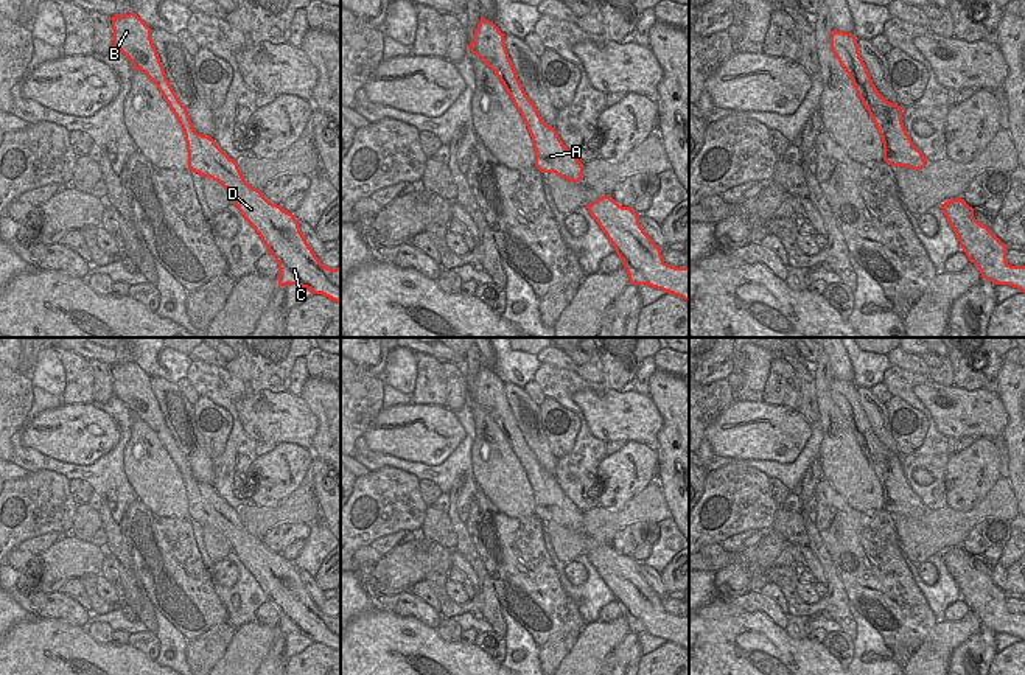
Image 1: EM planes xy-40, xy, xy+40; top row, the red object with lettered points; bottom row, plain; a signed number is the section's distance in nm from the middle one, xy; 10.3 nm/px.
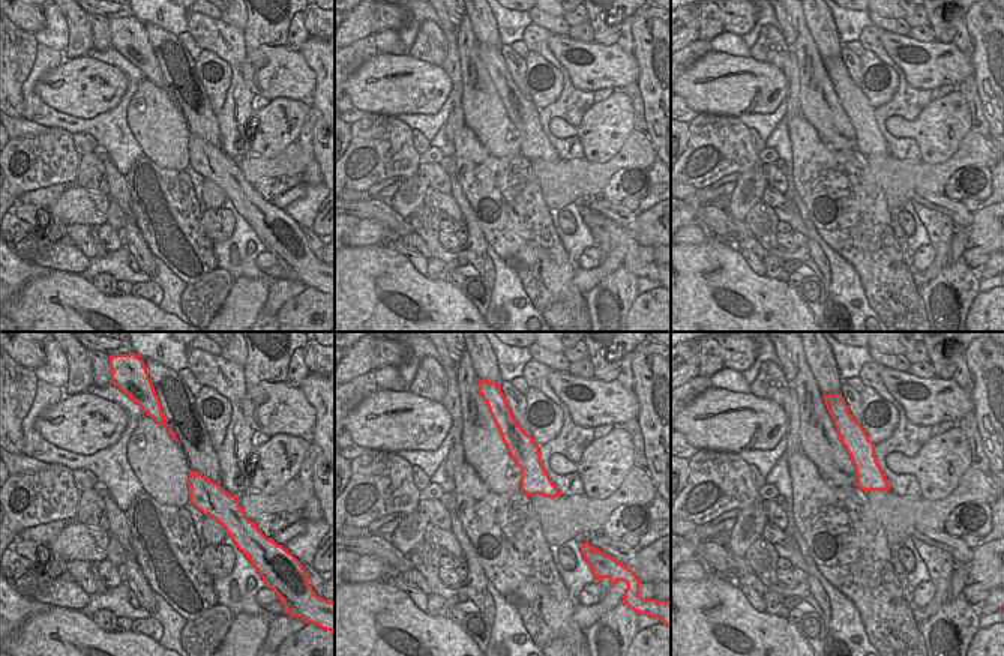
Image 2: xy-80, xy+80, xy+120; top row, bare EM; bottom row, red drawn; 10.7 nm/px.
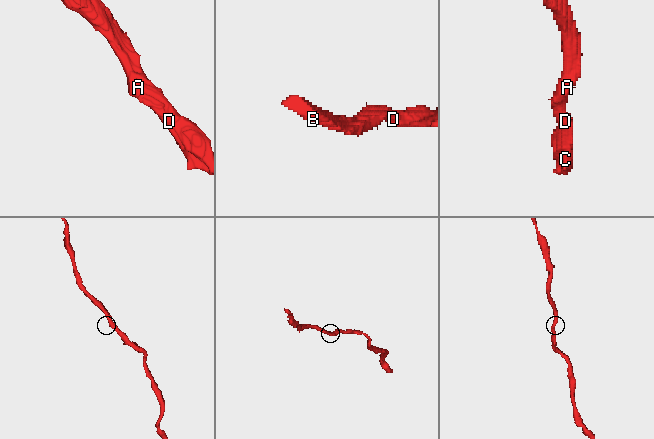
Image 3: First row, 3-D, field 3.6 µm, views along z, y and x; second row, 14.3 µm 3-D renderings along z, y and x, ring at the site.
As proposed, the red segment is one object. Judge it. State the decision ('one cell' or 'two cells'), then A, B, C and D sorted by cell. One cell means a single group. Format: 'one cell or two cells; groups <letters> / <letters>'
one cell; groups A B C D

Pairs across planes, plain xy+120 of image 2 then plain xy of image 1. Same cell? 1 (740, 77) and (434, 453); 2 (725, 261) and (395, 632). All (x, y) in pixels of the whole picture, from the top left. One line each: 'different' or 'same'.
1: same
2: same

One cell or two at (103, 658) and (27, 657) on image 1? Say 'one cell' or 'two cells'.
one cell

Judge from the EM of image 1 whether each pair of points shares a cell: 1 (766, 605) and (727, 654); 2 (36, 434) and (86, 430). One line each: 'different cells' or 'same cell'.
1: different cells
2: same cell

